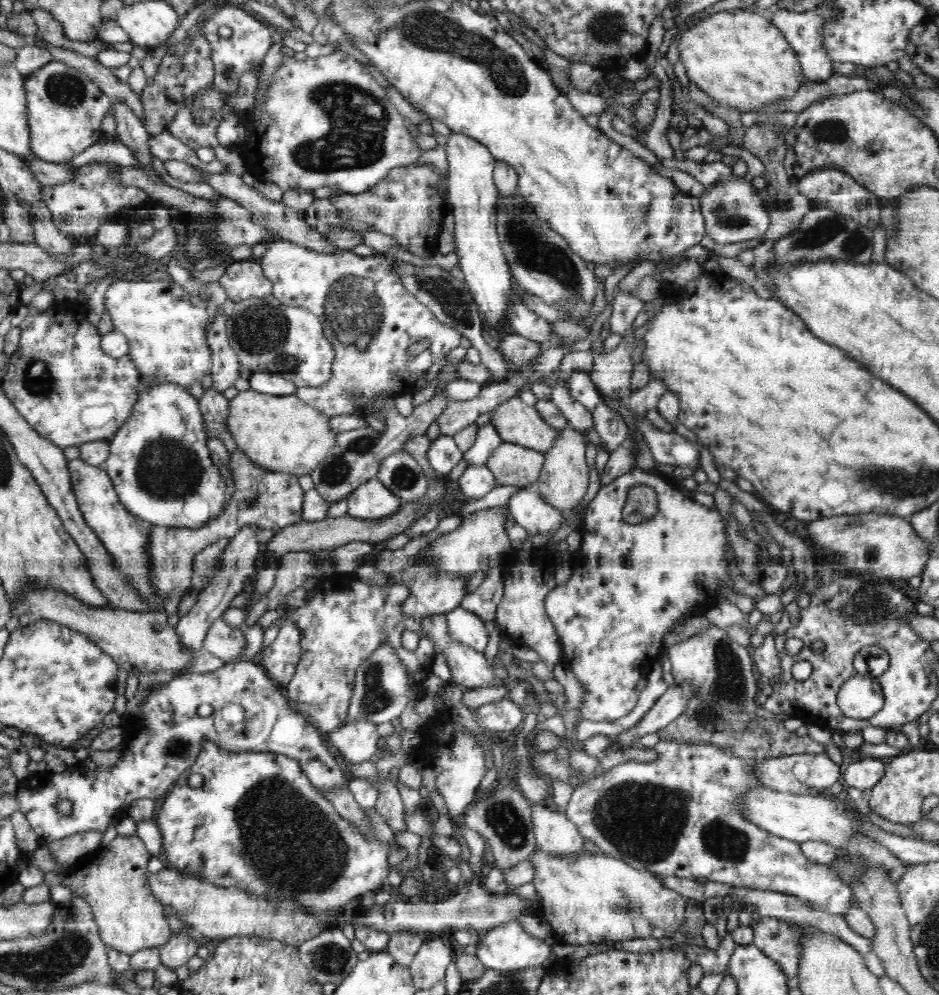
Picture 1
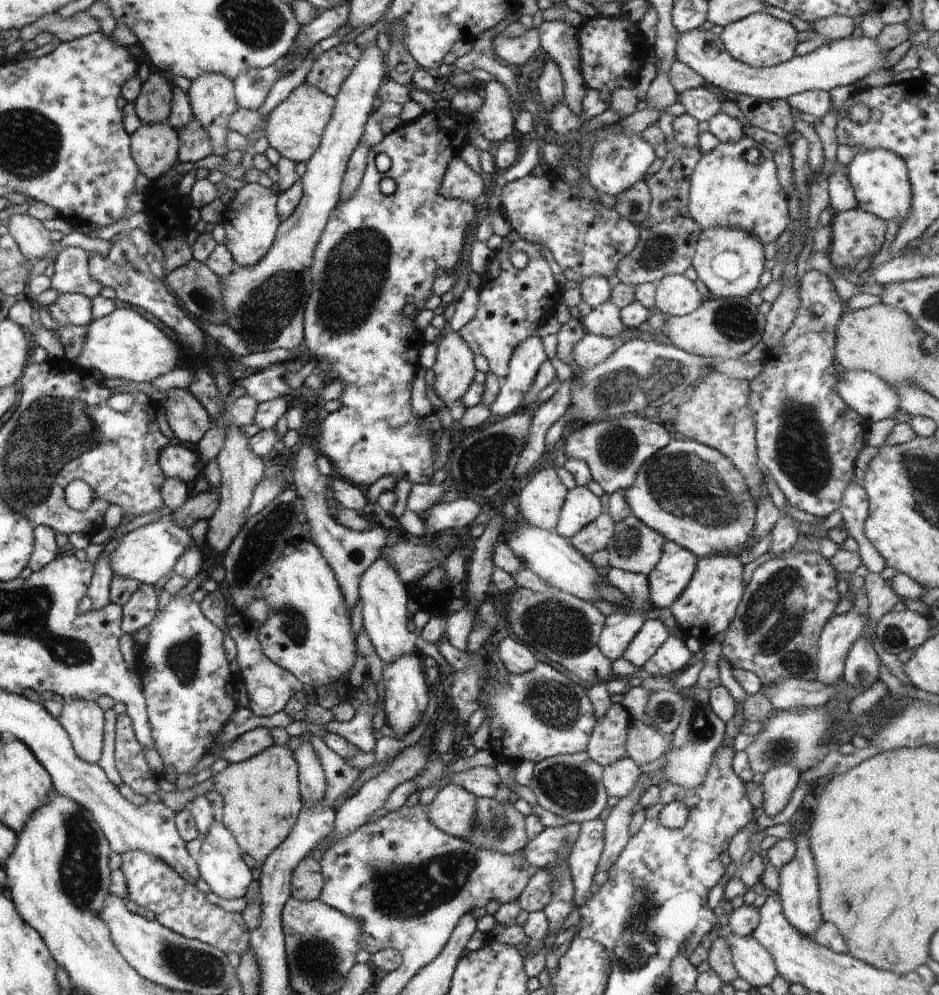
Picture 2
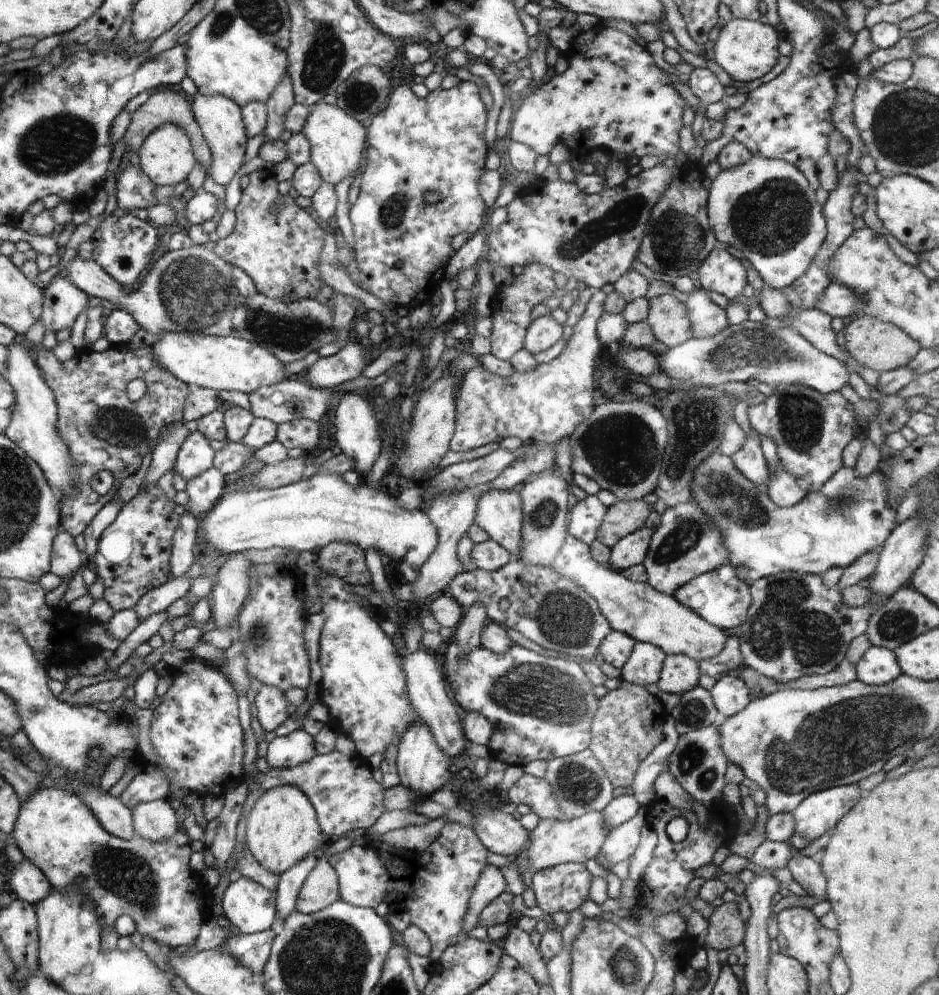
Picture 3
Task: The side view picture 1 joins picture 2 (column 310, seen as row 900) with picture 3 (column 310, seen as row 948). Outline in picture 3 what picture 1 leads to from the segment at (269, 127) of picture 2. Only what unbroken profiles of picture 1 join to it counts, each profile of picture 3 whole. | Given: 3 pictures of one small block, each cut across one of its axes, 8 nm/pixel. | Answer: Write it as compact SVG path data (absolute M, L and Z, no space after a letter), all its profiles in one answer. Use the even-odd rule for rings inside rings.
M320 101L311 107L303 133L311 144L311 160L323 182L336 186L347 176L354 176L364 163L367 130L362 123L348 116L340 107Z

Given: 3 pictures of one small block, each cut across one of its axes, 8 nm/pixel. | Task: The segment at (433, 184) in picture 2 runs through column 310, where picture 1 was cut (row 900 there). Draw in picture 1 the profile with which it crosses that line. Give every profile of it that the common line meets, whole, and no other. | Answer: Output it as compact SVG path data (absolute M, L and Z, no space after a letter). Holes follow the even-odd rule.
M206 742L203 744L196 762L190 768L187 768L186 773L180 774L173 788L163 799L162 808L156 816L156 824L158 824L161 834L163 858L167 861L170 869L176 869L183 874L192 875L199 880L205 880L216 886L250 890L252 894L263 896L264 900L290 898L296 904L299 904L305 912L318 918L330 918L330 916L339 915L344 905L352 902L356 896L364 896L365 893L374 892L380 888L385 889L388 886L387 878L391 868L388 865L388 856L392 854L392 845L364 835L354 824L340 816L336 809L332 807L332 803L328 802L323 794L320 794L320 790L303 773L300 764L292 758L263 751L232 753L219 748L212 742ZM192 774L202 774L203 776L202 785L198 788L193 788L187 783L187 776L192 776Z

